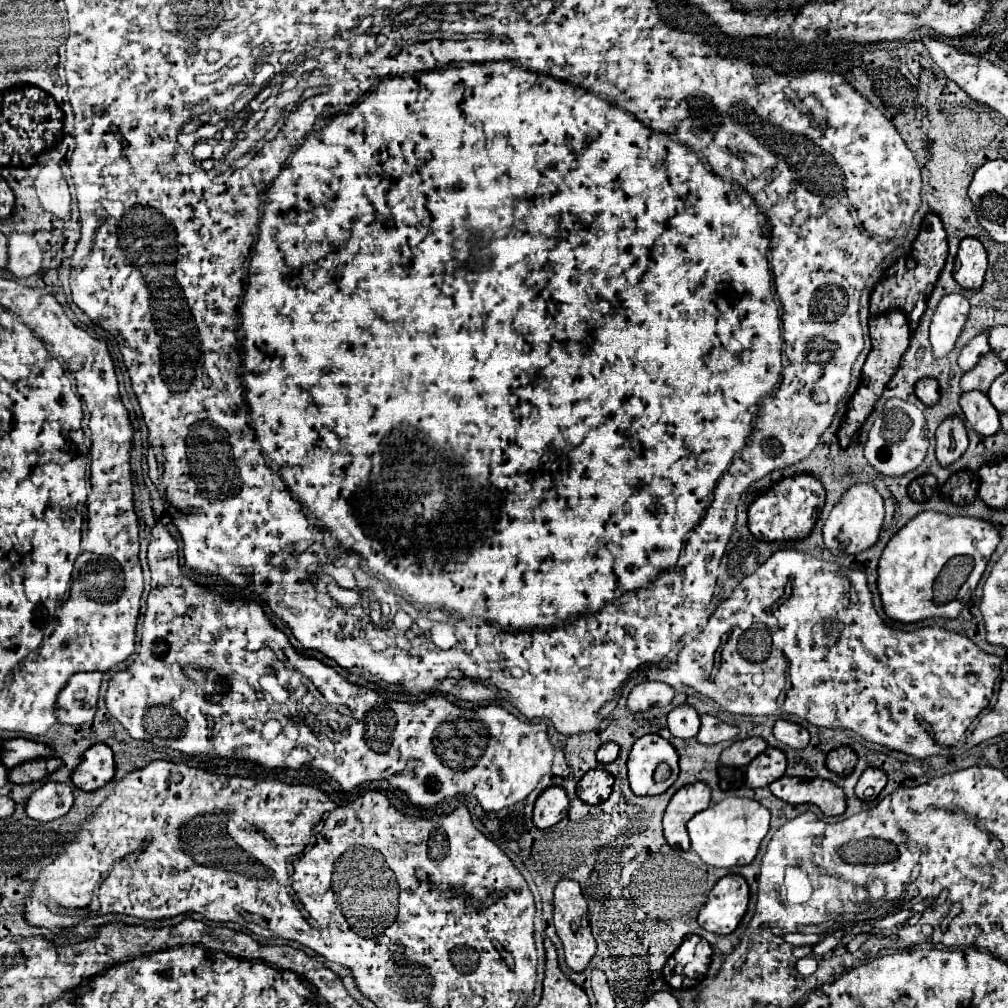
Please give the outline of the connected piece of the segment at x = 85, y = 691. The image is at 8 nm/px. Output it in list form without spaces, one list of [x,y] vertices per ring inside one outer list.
[[[102,672],[74,674],[56,698],[56,718],[60,724],[86,724],[96,714]]]

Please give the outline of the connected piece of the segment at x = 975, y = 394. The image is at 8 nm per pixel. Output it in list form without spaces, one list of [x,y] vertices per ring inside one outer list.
[[[978,390],[962,392],[960,406],[964,410],[966,420],[972,424],[972,428],[982,436],[994,436],[1000,430],[1000,414],[988,402],[988,396]]]

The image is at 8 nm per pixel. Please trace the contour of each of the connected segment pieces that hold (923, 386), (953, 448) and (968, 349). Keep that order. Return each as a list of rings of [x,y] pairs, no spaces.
[[[920,378],[920,382],[916,382],[916,386],[914,386],[914,392],[916,392],[918,400],[922,400],[928,406],[936,404],[938,398],[940,398],[940,390],[938,390],[936,378]]]
[[[956,414],[944,418],[936,430],[936,458],[942,466],[958,460],[968,448],[968,432],[964,420]]]
[[[978,334],[976,338],[972,338],[960,352],[958,356],[958,366],[966,372],[966,370],[972,370],[972,366],[978,364],[978,360],[990,350],[990,344],[988,344],[988,334]]]

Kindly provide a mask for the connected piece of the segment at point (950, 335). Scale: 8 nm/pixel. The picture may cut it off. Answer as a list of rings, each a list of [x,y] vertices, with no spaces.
[[[952,292],[938,302],[930,322],[930,344],[936,358],[948,356],[948,352],[954,348],[954,342],[966,324],[968,310],[970,304],[962,294]]]

